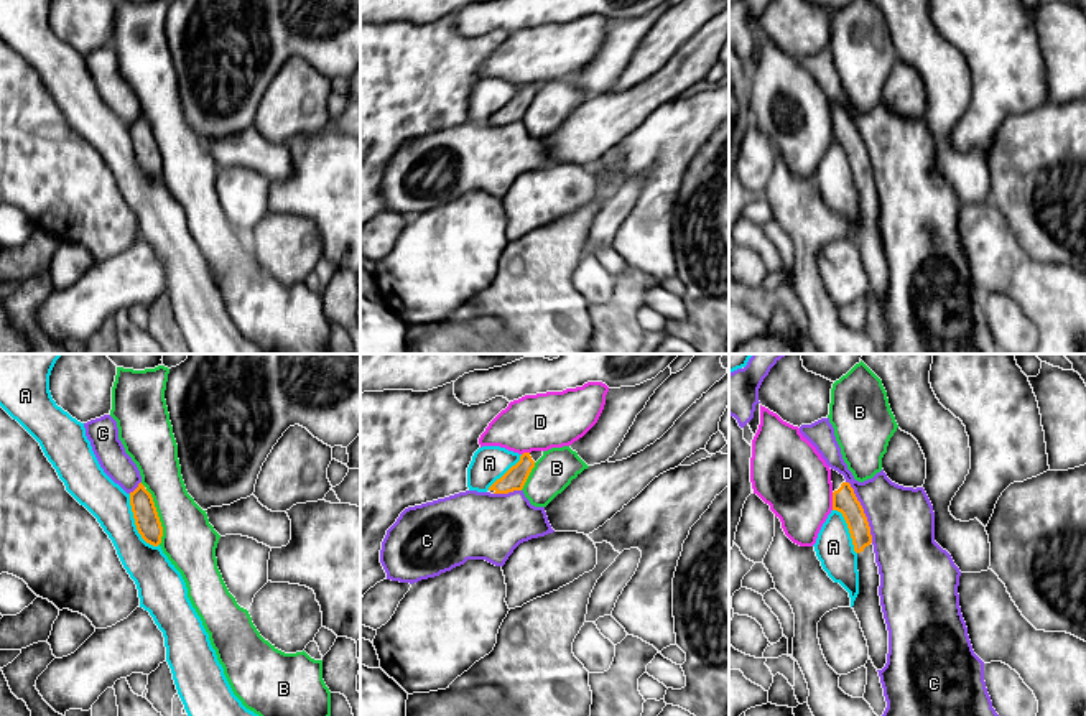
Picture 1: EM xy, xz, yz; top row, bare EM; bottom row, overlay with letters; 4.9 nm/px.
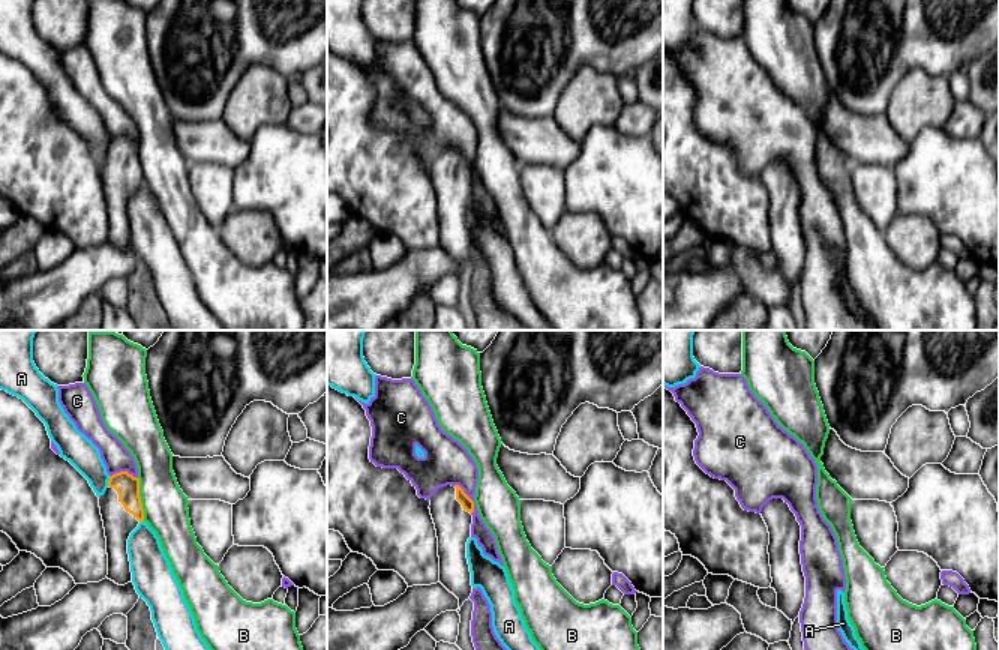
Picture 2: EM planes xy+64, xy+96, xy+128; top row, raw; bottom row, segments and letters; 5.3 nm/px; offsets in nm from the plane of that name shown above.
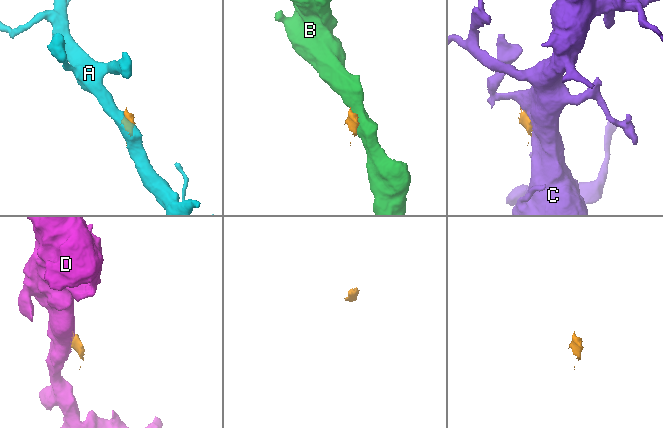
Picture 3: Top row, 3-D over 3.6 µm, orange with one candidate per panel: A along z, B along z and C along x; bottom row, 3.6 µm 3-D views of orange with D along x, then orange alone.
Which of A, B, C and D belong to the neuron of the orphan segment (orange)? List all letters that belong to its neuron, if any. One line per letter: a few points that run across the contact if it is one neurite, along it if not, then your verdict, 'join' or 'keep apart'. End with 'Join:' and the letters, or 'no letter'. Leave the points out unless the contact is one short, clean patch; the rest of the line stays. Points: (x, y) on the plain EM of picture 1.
A: keep apart
B: xy (145, 120), (152, 129), (162, 158), (160, 175) | keep apart
C: keep apart
D: yz (831, 124), (833, 140) | keep apart
Join: no letter

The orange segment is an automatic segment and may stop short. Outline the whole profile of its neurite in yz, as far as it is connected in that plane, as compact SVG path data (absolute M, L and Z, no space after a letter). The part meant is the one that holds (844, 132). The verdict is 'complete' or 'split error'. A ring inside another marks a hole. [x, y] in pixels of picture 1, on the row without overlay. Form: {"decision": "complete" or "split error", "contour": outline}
{"decision": "split error", "contour": "M831 100L833 142L842 145L854 183L857 184L859 225L854 232L854 244L867 272L869 288L877 301L887 295L889 262L884 250L879 217L880 206L875 194L870 158L854 120L842 105Z"}

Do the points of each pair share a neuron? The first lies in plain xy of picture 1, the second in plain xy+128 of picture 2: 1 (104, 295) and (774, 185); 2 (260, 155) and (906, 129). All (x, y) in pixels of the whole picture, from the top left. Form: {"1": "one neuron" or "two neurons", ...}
{"1": "two neurons", "2": "two neurons"}

